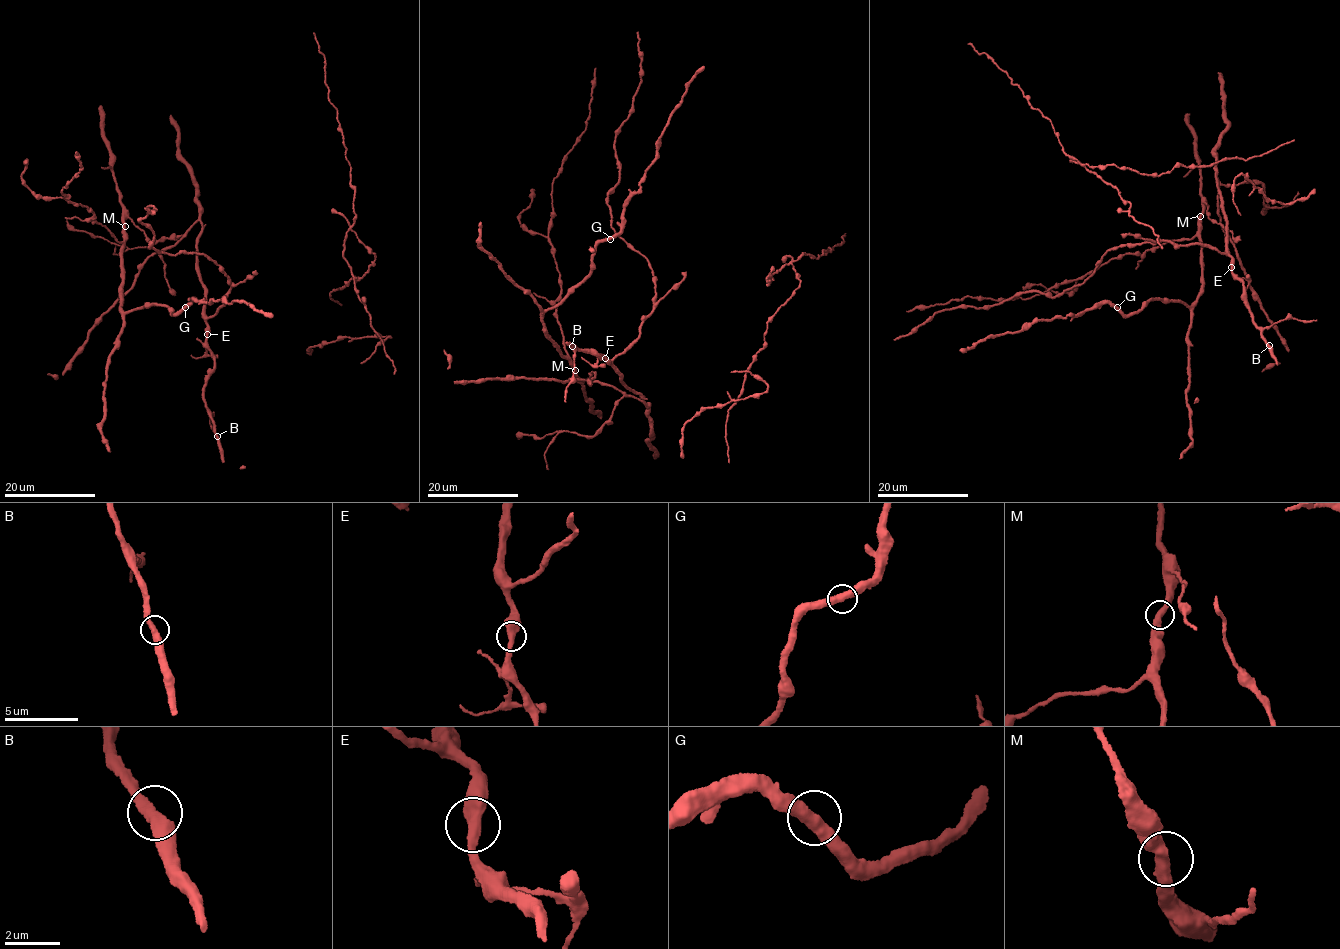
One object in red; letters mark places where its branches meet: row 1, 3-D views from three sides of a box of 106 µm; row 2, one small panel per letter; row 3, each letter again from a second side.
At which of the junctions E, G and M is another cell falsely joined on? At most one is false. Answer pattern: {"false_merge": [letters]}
{"false_merge": []}

